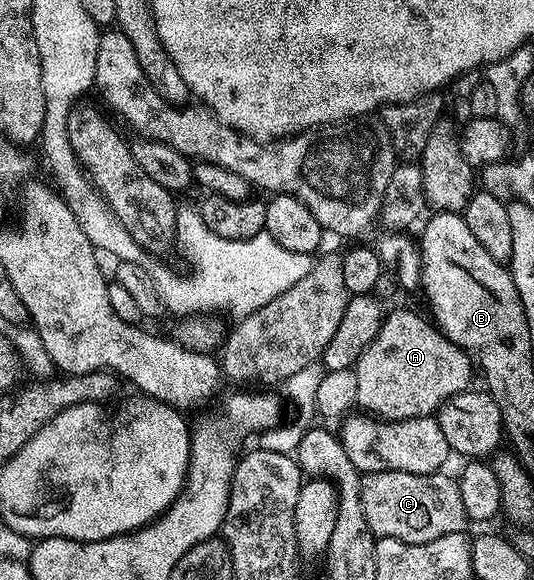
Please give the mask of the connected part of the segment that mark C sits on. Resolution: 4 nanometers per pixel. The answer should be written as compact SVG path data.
M370 471L362 474L359 490L359 508L364 526L377 539L426 543L435 541L435 537L447 537L447 533L465 531L470 526L456 482L448 479L445 473L416 475L398 471Z

